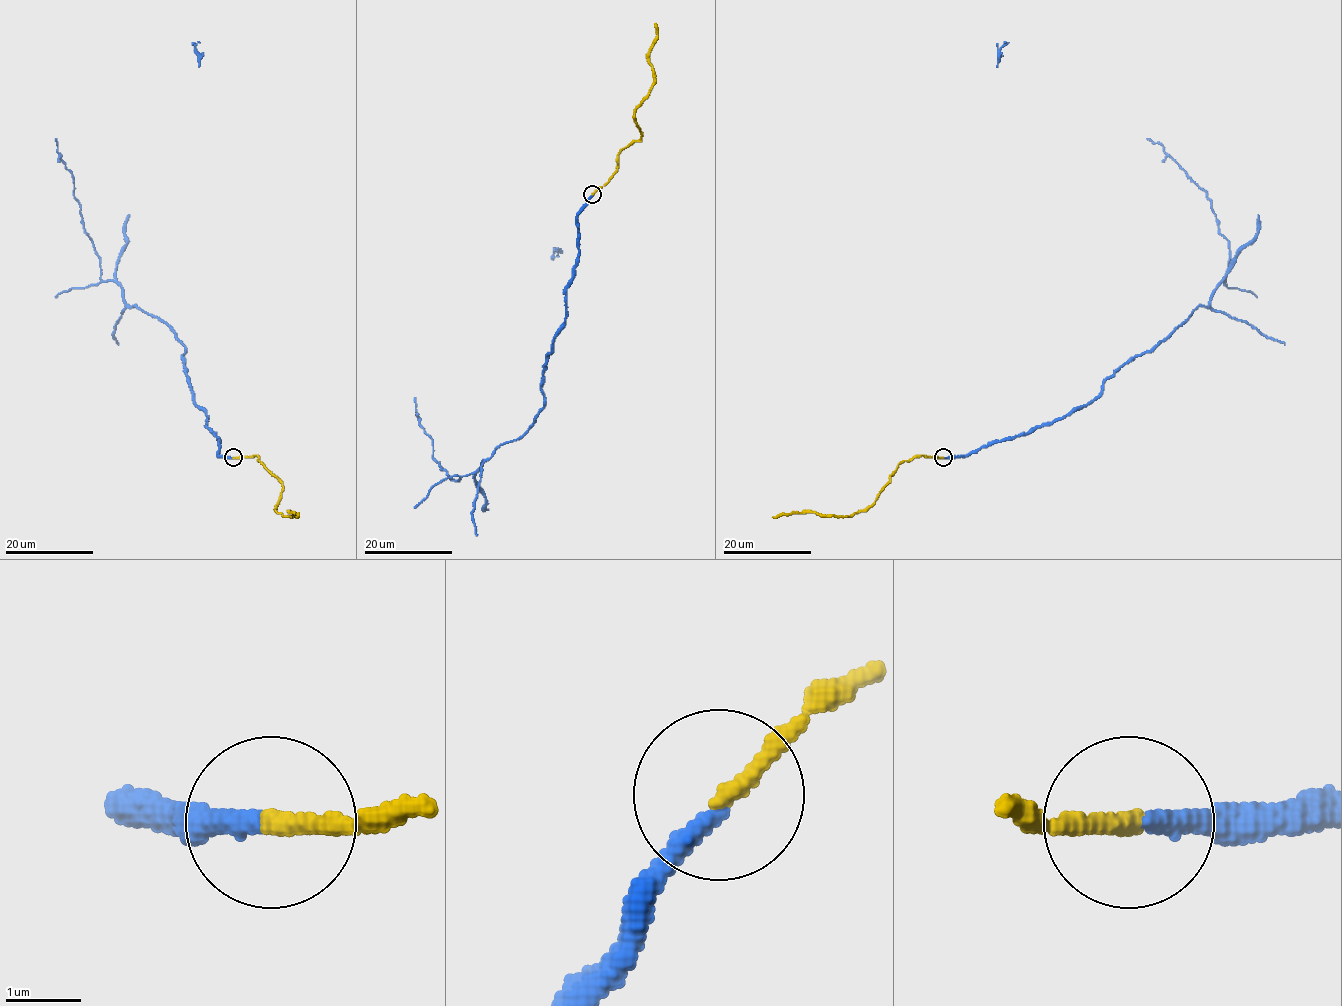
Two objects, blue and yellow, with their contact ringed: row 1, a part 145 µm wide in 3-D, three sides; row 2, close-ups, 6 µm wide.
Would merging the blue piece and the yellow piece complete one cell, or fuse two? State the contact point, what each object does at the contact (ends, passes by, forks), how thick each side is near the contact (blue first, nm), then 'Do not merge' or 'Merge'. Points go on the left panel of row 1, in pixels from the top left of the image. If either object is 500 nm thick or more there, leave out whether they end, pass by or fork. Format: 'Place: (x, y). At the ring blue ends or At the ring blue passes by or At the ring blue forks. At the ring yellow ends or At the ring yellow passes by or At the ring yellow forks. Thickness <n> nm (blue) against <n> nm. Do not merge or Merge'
Place: (233, 457). At the ring blue ends. At the ring yellow ends. Thickness 260 nm (blue) against 240 nm. Merge

